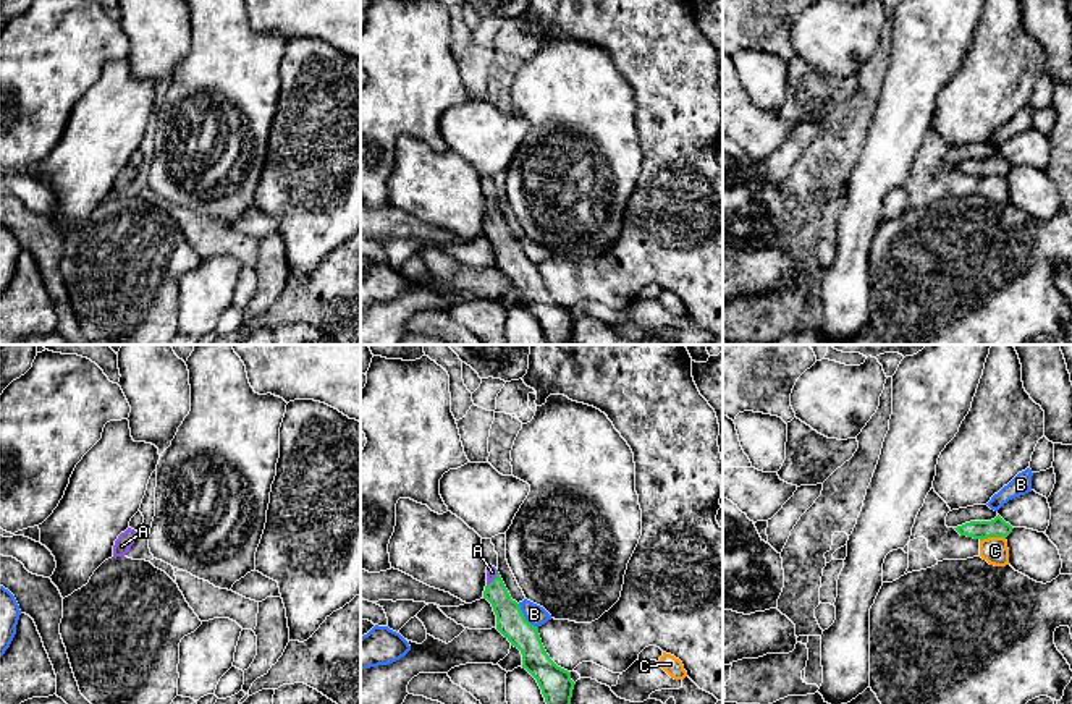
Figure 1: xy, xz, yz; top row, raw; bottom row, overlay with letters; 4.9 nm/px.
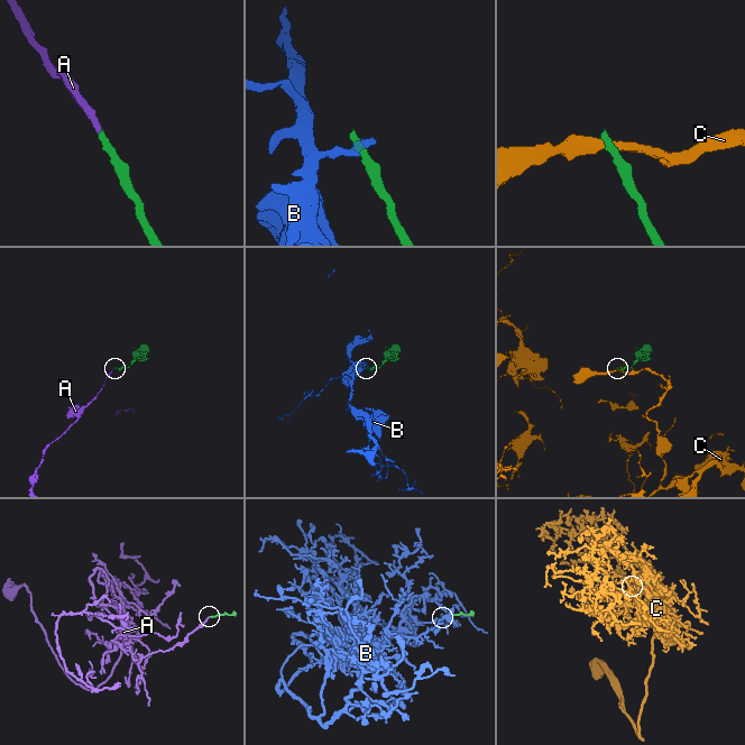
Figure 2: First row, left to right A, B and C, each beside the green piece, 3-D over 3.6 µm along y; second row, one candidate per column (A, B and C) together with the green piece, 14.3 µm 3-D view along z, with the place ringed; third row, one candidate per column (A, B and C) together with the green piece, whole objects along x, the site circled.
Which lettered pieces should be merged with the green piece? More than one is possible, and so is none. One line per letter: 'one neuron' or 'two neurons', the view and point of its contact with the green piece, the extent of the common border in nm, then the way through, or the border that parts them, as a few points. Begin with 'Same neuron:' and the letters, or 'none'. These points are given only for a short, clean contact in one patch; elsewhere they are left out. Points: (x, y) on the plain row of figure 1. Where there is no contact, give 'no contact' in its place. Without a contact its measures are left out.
Same neuron: A
A: one neuron | xz (493, 217) | 90 nm | across xz (511, 261), (495, 230), (493, 217), (492, 209)
B: two neurons | xz (524, 254) | 160 nm | along xz (518, 241), (523, 253), (537, 266)
C: two neurons | yz (991, 173) | 130 nm | along yz (1004, 175), (983, 175), (980, 178)

